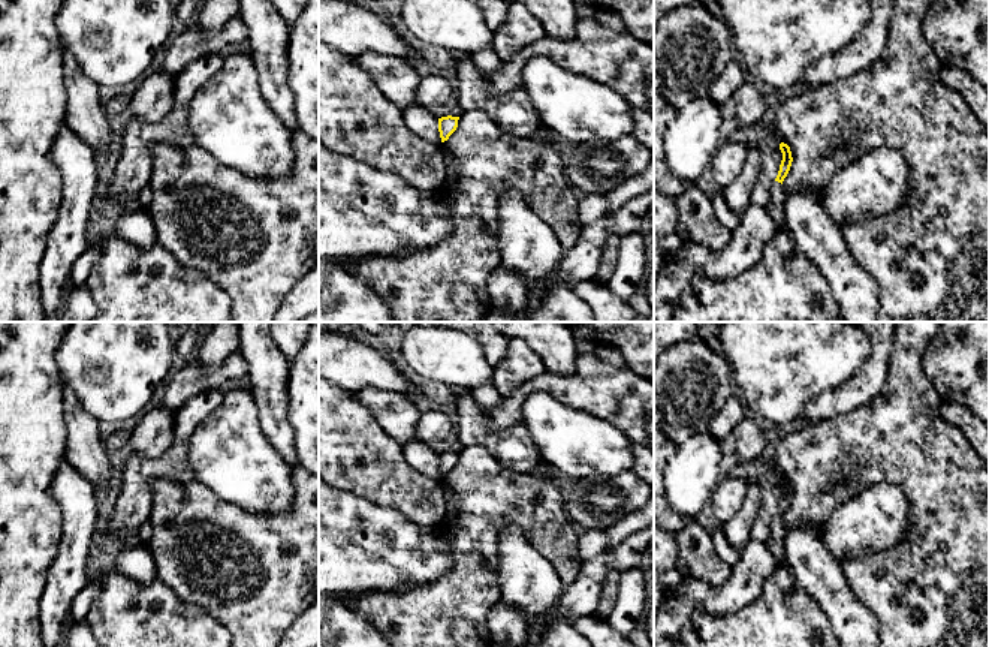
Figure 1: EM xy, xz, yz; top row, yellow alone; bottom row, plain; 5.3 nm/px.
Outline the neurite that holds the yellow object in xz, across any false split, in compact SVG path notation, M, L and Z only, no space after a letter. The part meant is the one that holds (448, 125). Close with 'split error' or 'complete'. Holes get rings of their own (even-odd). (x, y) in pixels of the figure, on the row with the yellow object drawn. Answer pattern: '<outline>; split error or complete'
M441 117L438 118L438 132L441 142L447 141L449 136L456 130L459 117Z; complete

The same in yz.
M781 142L780 150L783 153L783 160L780 165L778 175L772 183L771 199L769 204L766 205L766 210L769 211L772 219L778 223L778 229L787 229L786 214L784 214L784 202L786 202L787 192L784 189L783 181L790 171L793 157L791 157L790 147L787 144Z; split error

